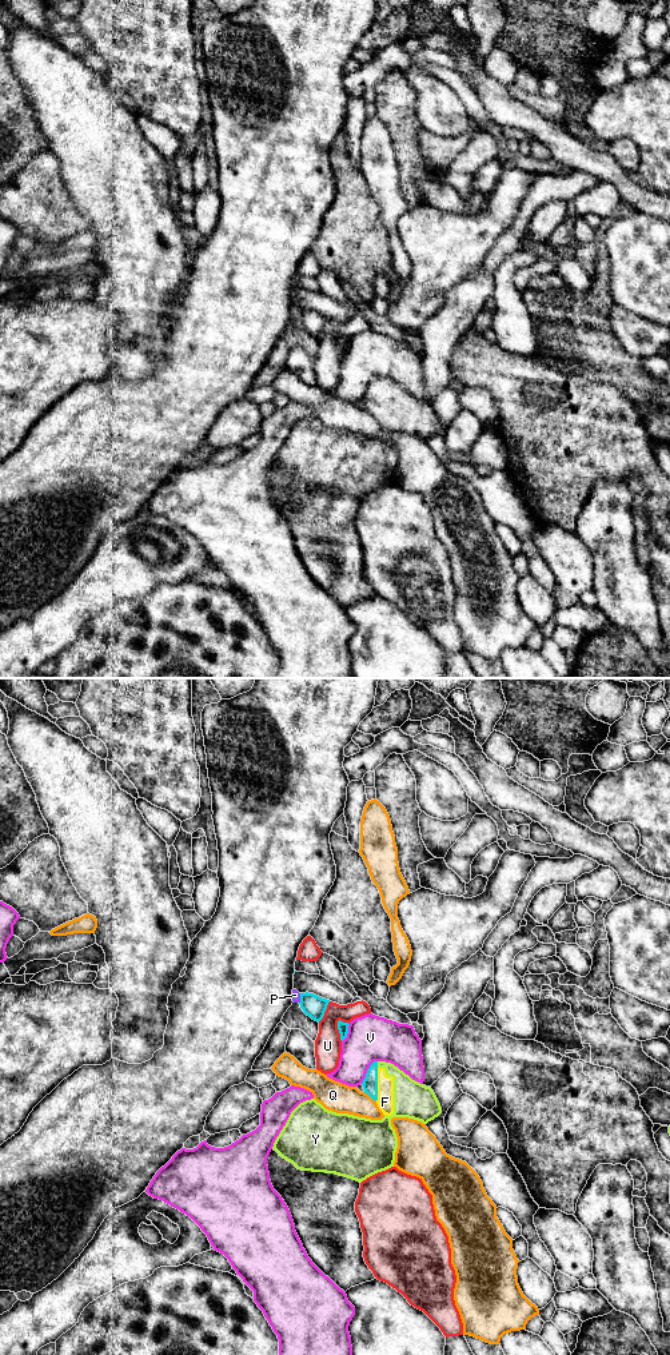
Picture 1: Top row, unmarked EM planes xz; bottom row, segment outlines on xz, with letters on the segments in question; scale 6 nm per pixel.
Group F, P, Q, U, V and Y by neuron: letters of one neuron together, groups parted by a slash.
F Y / P / Q / U / V

